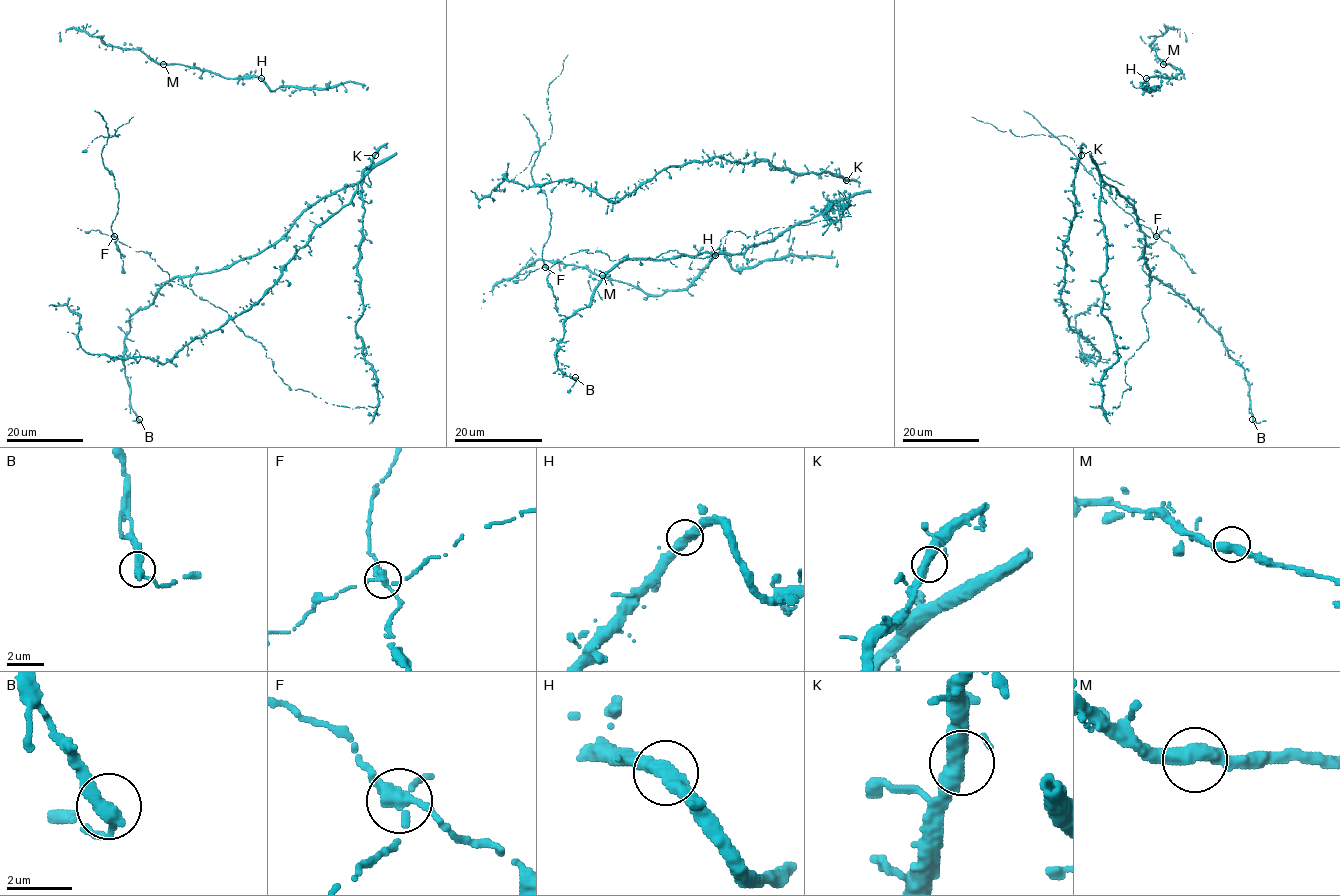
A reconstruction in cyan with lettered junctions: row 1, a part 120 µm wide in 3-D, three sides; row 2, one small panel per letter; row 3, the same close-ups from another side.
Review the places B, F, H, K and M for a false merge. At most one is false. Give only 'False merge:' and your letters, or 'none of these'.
False merge: F

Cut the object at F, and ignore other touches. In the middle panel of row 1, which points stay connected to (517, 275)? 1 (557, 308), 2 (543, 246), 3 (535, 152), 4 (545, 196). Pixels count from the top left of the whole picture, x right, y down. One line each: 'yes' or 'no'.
1: no
2: no
3: no
4: no

